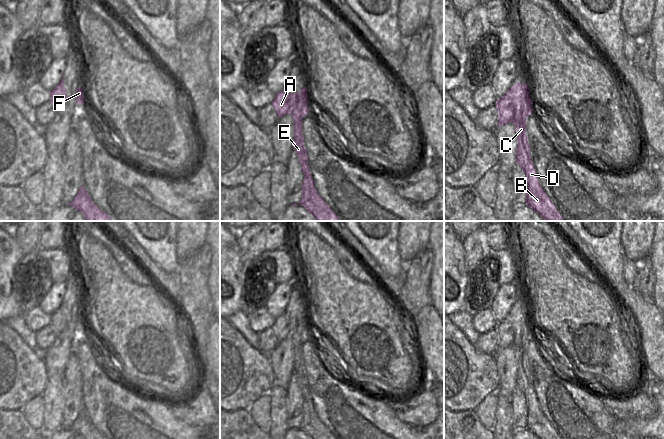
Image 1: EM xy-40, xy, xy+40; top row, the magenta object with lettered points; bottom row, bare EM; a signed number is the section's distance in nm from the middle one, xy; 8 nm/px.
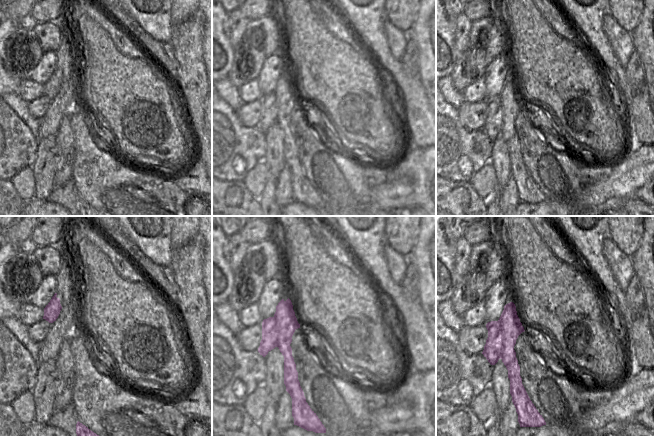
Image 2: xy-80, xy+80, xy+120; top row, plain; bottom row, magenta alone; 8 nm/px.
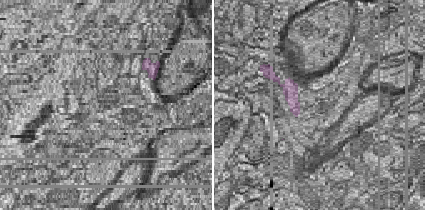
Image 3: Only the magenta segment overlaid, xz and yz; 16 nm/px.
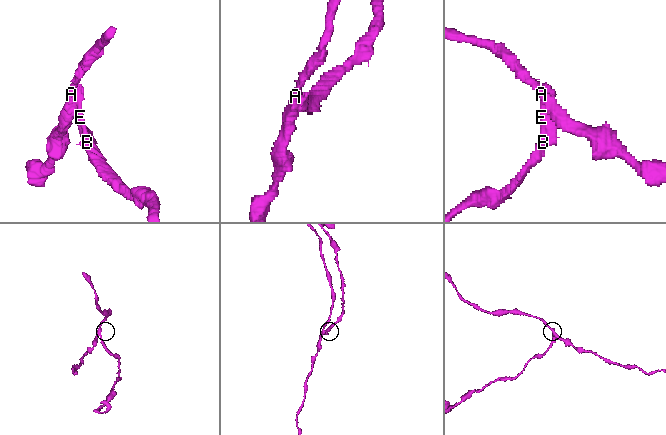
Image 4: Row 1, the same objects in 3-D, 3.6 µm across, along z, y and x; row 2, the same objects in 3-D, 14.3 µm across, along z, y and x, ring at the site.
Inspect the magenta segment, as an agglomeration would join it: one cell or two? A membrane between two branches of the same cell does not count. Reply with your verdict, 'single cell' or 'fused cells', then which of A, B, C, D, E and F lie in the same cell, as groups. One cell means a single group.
fused cells | A / B C D E F

